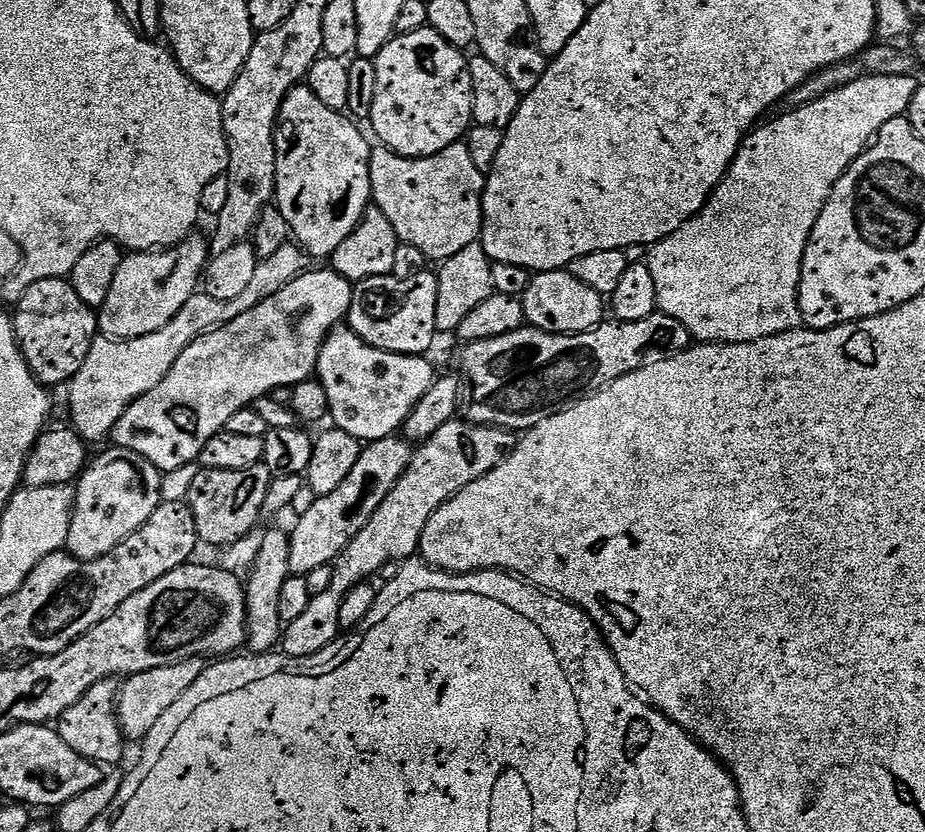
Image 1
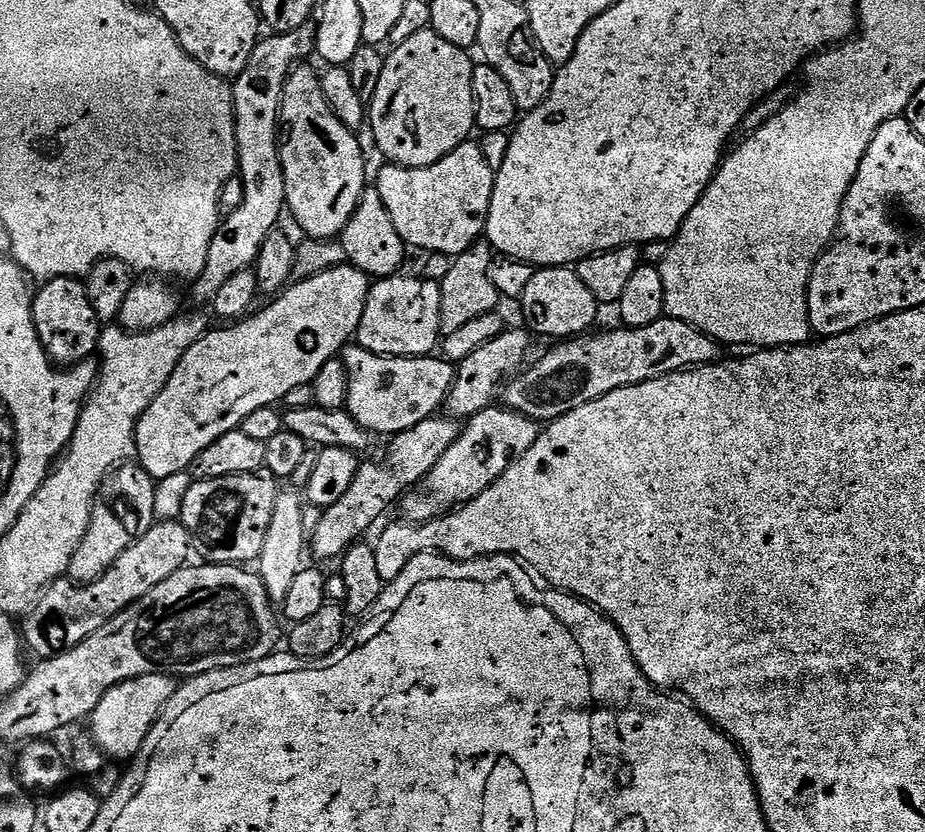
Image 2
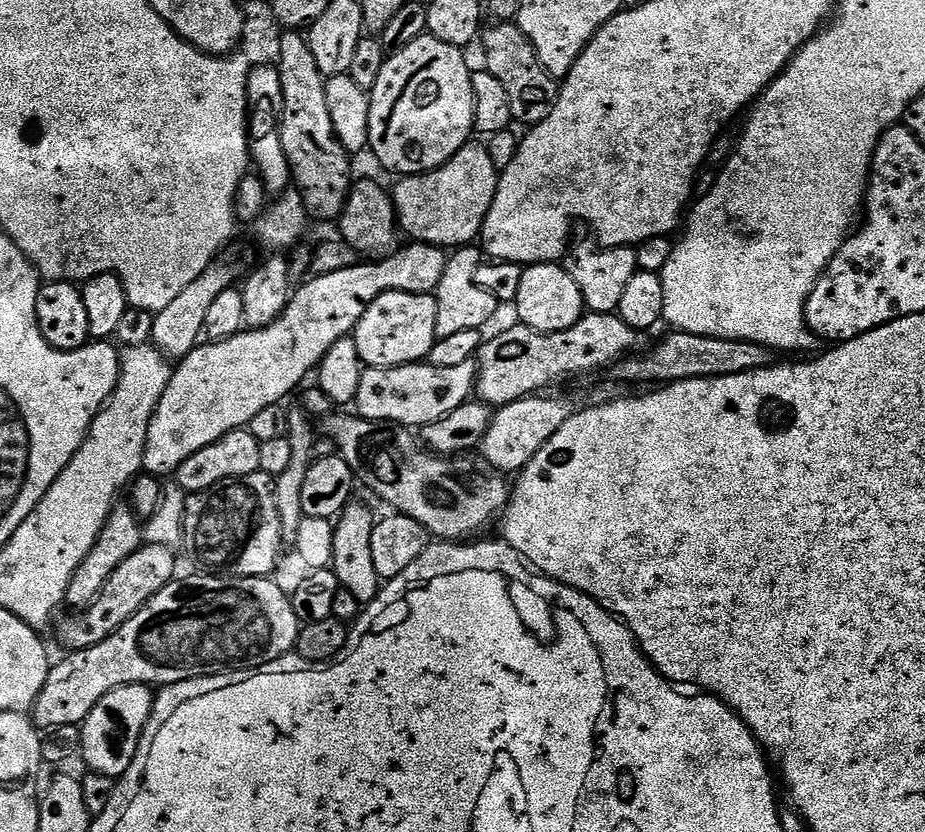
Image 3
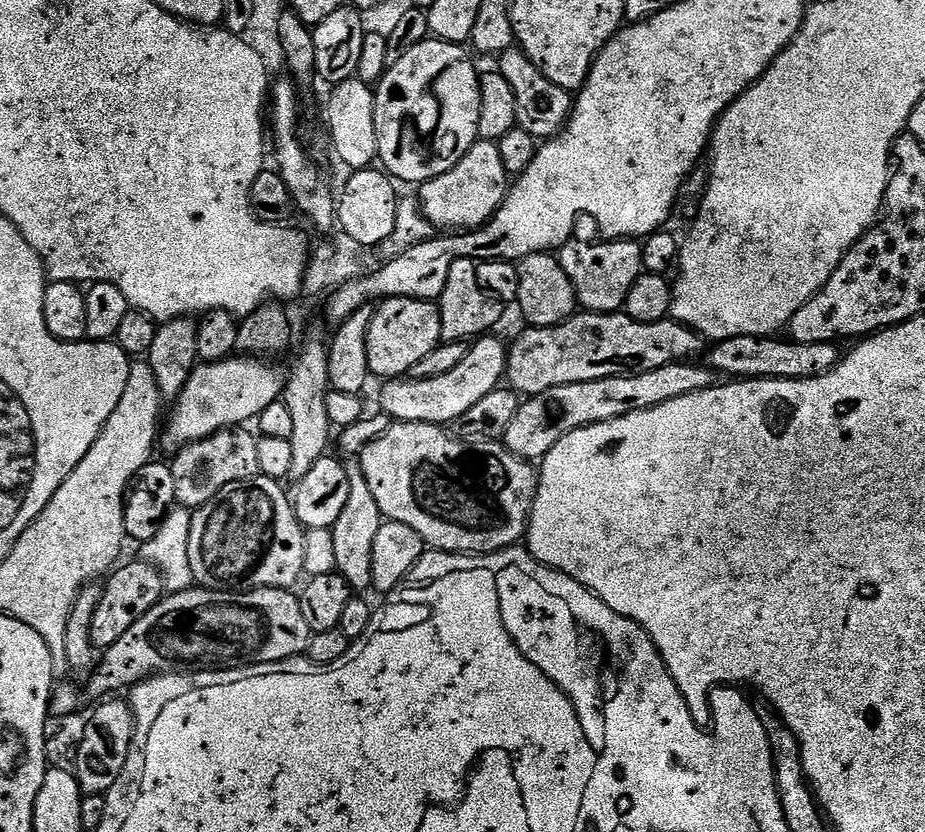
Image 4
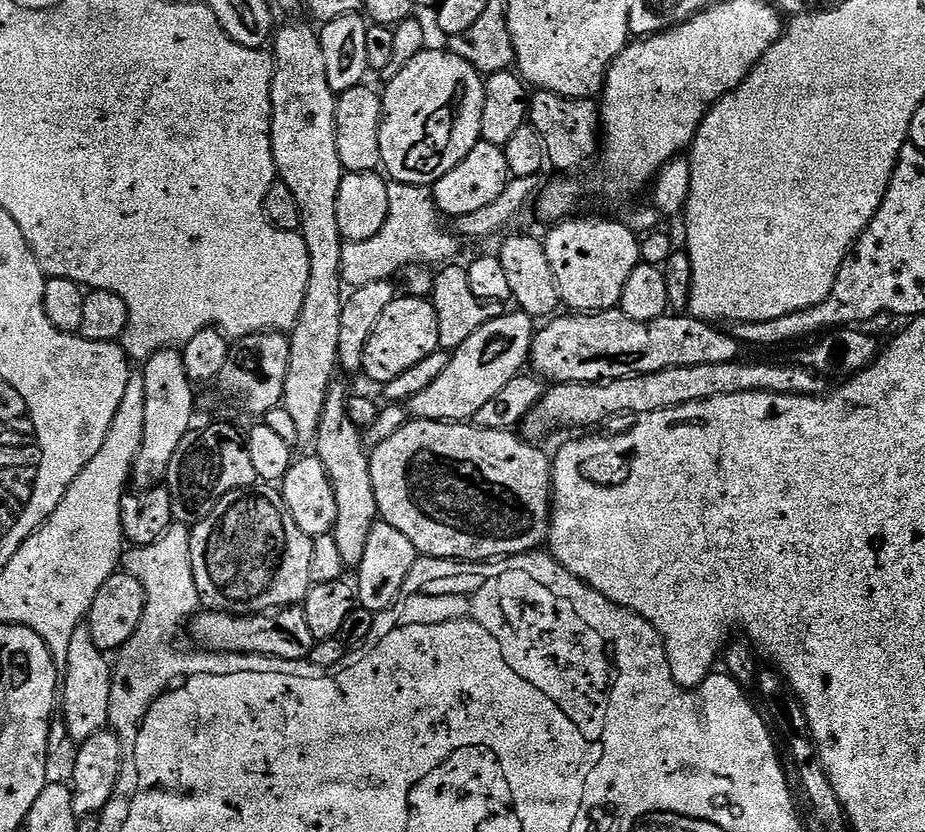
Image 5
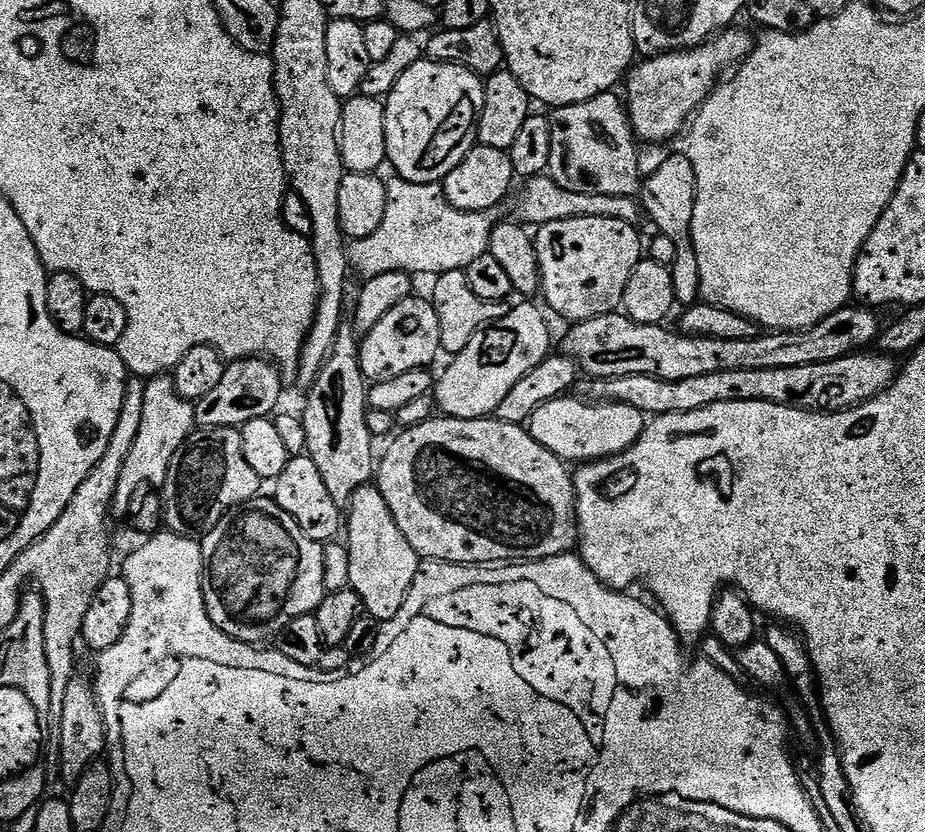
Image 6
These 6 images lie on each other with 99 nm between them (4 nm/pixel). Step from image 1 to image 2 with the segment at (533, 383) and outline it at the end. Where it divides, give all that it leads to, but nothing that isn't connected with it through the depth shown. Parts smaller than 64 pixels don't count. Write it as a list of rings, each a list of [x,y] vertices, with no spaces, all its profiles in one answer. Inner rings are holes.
[[[662,318],[658,322],[650,322],[650,326],[641,328],[616,326],[613,332],[600,332],[597,336],[592,335],[588,334],[583,338],[572,338],[567,342],[557,343],[560,345],[550,349],[537,364],[529,363],[523,371],[513,375],[502,388],[503,407],[509,408],[512,412],[521,412],[537,422],[551,422],[566,415],[570,410],[578,406],[586,406],[586,402],[594,402],[619,388],[641,384],[671,372],[682,372],[686,368],[719,364],[722,359],[720,341],[698,331],[686,322],[671,318]]]

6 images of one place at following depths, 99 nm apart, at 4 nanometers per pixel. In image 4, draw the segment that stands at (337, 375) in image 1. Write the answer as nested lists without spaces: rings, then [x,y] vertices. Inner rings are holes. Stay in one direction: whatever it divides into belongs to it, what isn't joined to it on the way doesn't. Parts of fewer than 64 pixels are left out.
[[[488,334],[483,338],[477,339],[469,347],[466,358],[450,370],[450,374],[438,374],[438,378],[429,380],[414,380],[411,378],[392,378],[380,392],[379,411],[391,417],[396,422],[418,422],[419,424],[438,424],[441,426],[451,425],[452,421],[458,419],[470,406],[475,406],[481,398],[486,398],[496,388],[501,387],[502,381],[506,376],[508,348],[500,340],[495,340],[495,335]]]

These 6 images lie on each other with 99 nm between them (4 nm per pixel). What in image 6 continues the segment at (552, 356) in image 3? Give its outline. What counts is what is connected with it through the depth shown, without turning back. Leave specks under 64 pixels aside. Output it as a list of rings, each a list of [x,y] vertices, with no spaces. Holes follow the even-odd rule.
[[[845,306],[834,314],[822,318],[813,328],[801,332],[769,331],[758,338],[710,338],[709,336],[685,336],[679,330],[671,332],[664,324],[639,324],[626,314],[613,314],[582,320],[571,325],[564,340],[563,355],[576,361],[585,377],[612,380],[616,376],[657,376],[660,380],[699,378],[701,374],[722,374],[722,370],[787,370],[790,366],[814,366],[818,362],[834,362],[843,356],[859,354],[871,349],[880,337],[882,323],[875,311],[868,306]]]

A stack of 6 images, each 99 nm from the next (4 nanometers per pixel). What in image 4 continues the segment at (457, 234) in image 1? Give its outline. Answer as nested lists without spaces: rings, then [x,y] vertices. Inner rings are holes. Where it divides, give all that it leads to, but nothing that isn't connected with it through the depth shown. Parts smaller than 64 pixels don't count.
[[[477,139],[474,146],[446,174],[419,185],[420,210],[436,230],[481,228],[500,209],[510,187],[506,166],[502,166],[499,143]]]

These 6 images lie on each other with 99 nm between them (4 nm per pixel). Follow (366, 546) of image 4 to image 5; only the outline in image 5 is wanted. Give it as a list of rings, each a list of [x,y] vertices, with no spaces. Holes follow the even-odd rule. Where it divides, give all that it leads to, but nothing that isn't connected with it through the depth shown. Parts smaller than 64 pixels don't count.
[[[333,382],[326,394],[326,406],[322,410],[322,422],[318,426],[314,452],[320,457],[322,466],[326,466],[326,474],[334,486],[334,498],[338,498],[338,518],[330,535],[334,538],[334,542],[338,542],[338,551],[342,553],[345,569],[355,570],[360,567],[362,554],[366,554],[366,542],[370,539],[370,530],[378,523],[378,513],[374,498],[374,482],[370,482],[370,462],[368,461],[370,452],[365,445],[365,437],[361,429],[356,428],[348,416],[350,391],[348,392],[346,385],[340,383]]]

